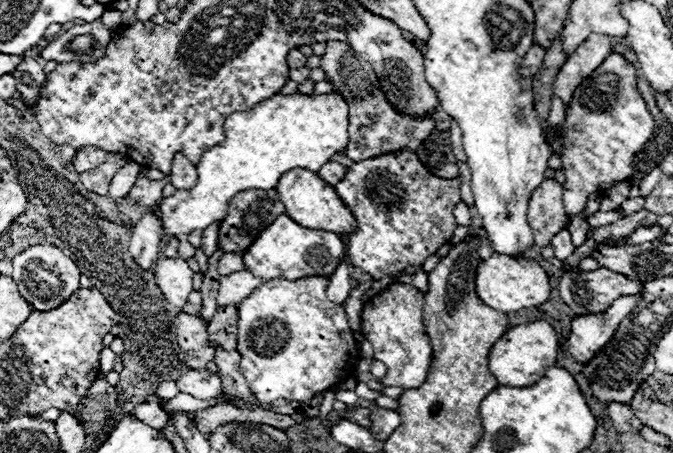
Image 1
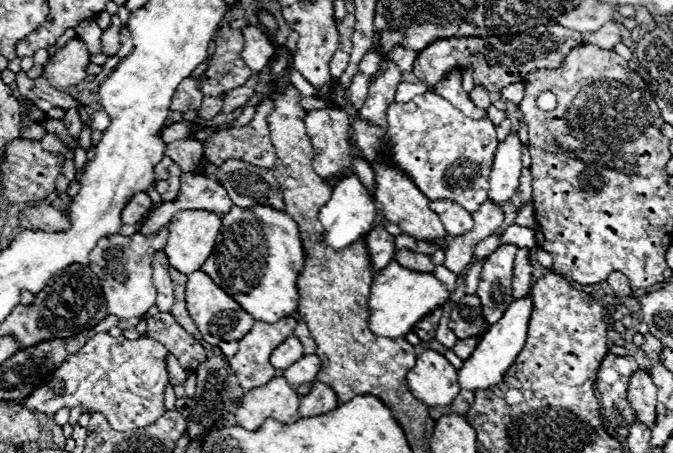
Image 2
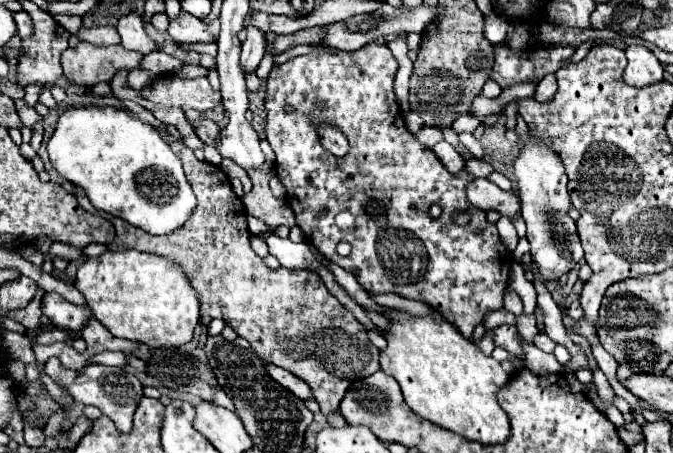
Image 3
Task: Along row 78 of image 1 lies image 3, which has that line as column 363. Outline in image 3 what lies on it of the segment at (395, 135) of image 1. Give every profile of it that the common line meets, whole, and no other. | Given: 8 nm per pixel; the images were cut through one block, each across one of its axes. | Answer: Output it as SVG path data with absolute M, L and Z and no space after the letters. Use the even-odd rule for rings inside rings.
M182 148L178 158L182 160L186 180L192 186L198 204L186 224L172 234L152 236L122 218L98 212L84 190L74 184L76 198L84 210L112 222L116 238L108 244L108 250L136 248L138 252L164 256L180 264L198 294L200 314L224 320L240 338L250 342L250 348L258 358L302 378L324 410L324 416L338 412L350 384L380 370L378 348L368 340L364 326L352 312L328 292L318 274L290 268L270 270L262 258L254 254L250 248L244 204L234 194L230 180L220 166L198 160L190 148Z

